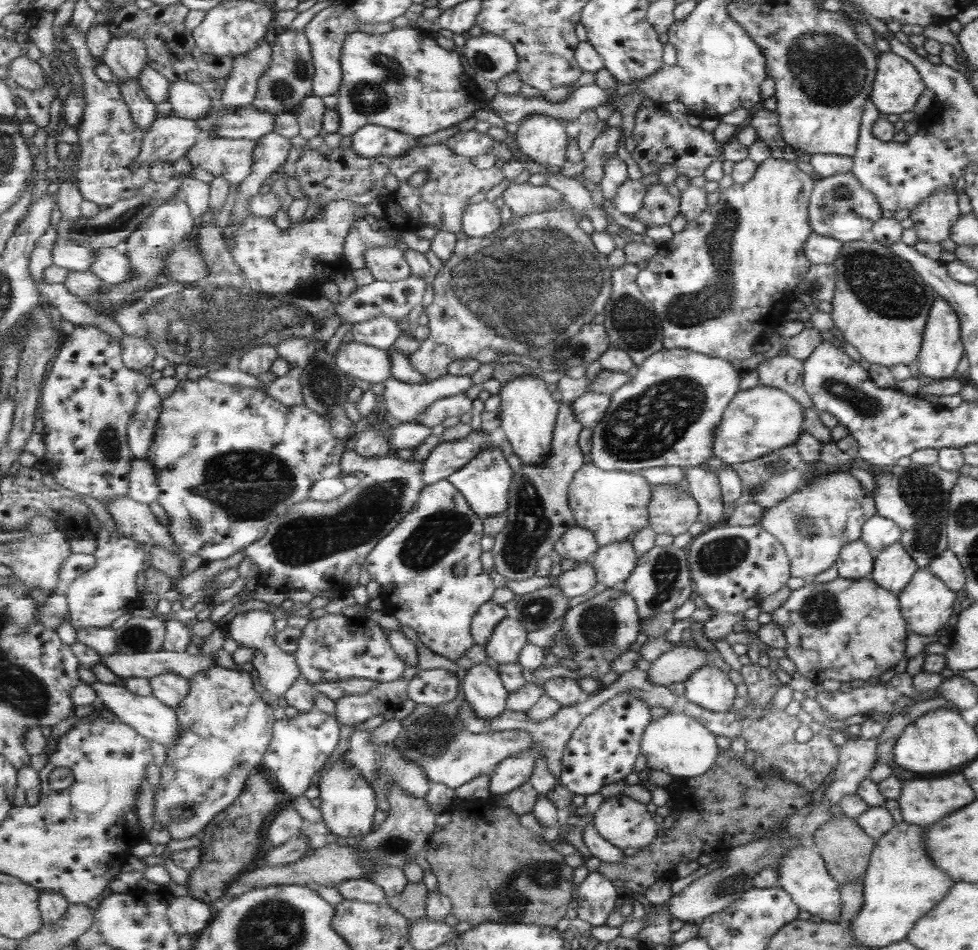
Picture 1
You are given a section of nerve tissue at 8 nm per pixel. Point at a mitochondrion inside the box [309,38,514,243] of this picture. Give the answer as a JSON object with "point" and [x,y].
{"point":[371,95]}

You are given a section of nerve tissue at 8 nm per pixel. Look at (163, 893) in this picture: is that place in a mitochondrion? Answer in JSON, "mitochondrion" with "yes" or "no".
{"mitochondrion":"no"}

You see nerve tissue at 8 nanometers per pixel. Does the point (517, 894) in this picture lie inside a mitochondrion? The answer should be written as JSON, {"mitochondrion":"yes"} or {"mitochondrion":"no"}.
{"mitochondrion":"yes"}

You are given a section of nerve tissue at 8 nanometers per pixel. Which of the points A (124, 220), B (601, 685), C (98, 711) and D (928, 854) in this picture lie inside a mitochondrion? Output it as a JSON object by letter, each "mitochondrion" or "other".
{"A":"mitochondrion","B":"other","C":"other","D":"other"}

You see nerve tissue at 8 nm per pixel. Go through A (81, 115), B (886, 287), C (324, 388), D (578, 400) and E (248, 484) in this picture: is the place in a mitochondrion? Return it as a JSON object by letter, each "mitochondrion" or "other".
{"A":"other","B":"mitochondrion","C":"mitochondrion","D":"other","E":"mitochondrion"}

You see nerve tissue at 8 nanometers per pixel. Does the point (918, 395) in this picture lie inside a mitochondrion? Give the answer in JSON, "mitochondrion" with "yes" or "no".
{"mitochondrion":"no"}

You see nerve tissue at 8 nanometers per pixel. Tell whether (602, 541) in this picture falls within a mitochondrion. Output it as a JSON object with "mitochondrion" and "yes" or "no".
{"mitochondrion":"no"}

